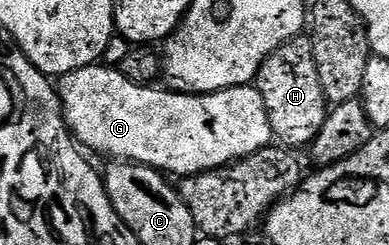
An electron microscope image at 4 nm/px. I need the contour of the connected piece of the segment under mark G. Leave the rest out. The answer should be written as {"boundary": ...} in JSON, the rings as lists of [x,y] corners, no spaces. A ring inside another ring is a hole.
{"boundary":[[[102,65],[85,66],[76,72],[68,72],[56,82],[66,126],[75,143],[81,144],[87,151],[107,154],[110,160],[139,162],[142,166],[152,166],[170,176],[185,176],[215,170],[217,166],[229,166],[231,162],[247,158],[249,154],[271,145],[268,112],[260,92],[253,85],[228,88],[215,94],[180,94],[169,88],[153,90],[153,85],[135,82],[133,77],[127,75],[125,78],[118,71],[121,69]]]}

